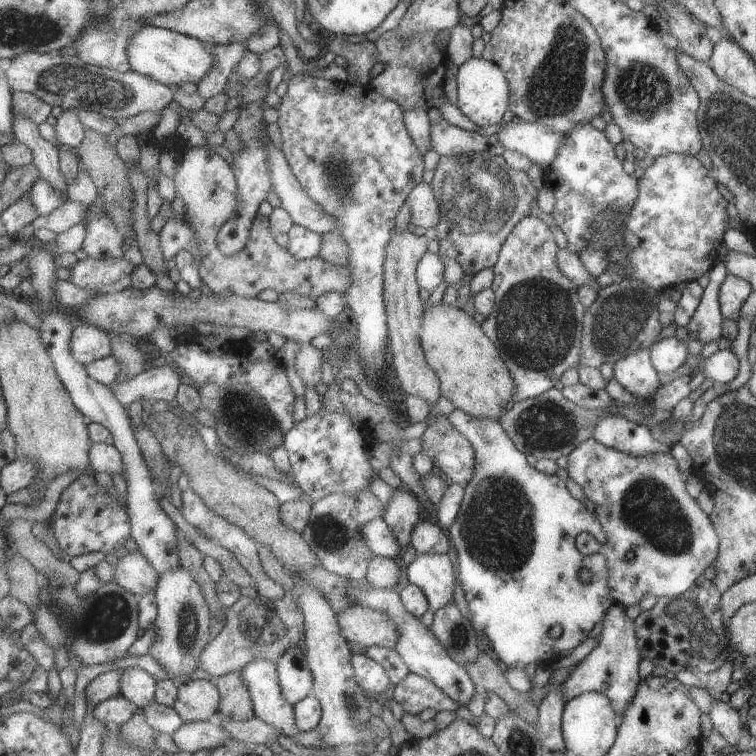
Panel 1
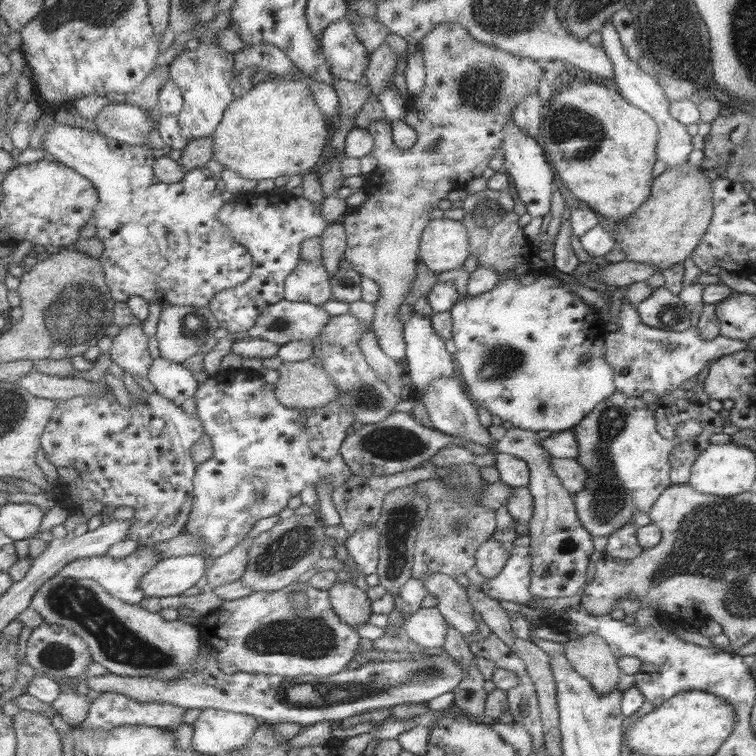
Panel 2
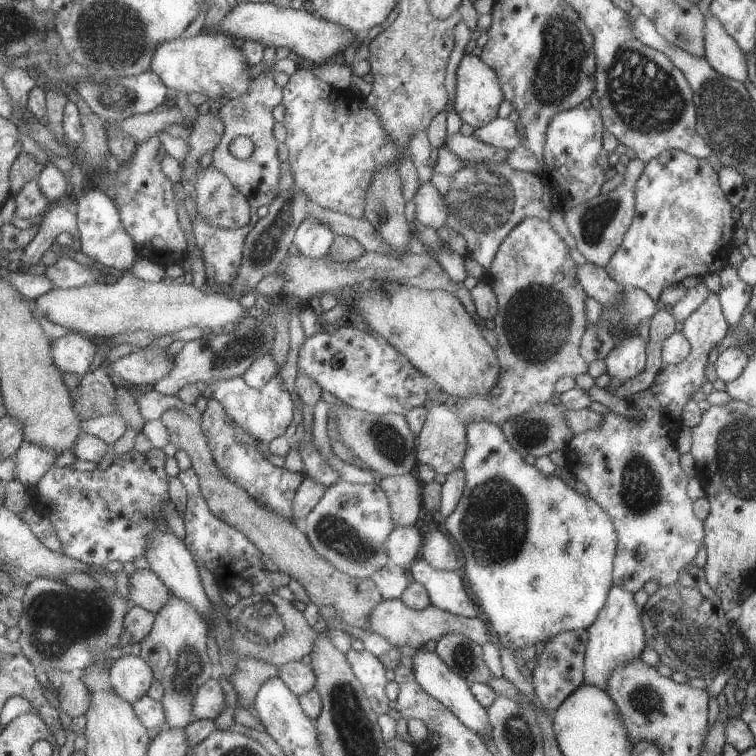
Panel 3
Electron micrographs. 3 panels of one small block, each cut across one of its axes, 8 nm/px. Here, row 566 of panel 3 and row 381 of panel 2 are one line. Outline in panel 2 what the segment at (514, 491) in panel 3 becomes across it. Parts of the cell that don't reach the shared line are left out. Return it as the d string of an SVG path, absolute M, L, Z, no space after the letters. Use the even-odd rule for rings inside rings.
M521 270L513 274L501 276L501 278L496 282L496 285L493 286L493 288L490 288L487 292L476 294L475 296L471 296L467 294L460 296L451 305L451 308L449 308L448 313L450 314L450 317L452 320L452 340L456 348L453 358L455 358L455 360L457 361L457 366L459 366L459 376L463 378L463 384L465 384L465 390L467 394L469 394L469 398L471 398L471 400L475 402L475 405L477 407L486 408L488 412L491 414L491 416L492 415L498 416L501 421L506 420L507 422L510 422L513 427L519 427L522 429L527 429L535 432L537 432L537 430L549 430L551 433L558 433L561 431L572 429L586 414L589 414L589 411L598 402L601 402L601 400L605 400L609 395L612 395L613 392L616 391L616 388L612 383L611 367L606 363L606 360L604 359L604 348L605 348L604 337L606 336L607 332L604 330L604 326L603 326L604 322L601 319L601 316L599 316L599 310L593 308L591 305L585 304L585 302L583 302L583 300L579 298L579 296L575 295L575 293L573 293L567 287L567 285L564 285L563 282L561 282L551 273L543 272L541 270L538 270L535 272L527 272L527 271ZM583 354L588 354L591 357L589 357L589 359L587 359L586 362L583 362L583 360L581 360L581 356L583 356Z

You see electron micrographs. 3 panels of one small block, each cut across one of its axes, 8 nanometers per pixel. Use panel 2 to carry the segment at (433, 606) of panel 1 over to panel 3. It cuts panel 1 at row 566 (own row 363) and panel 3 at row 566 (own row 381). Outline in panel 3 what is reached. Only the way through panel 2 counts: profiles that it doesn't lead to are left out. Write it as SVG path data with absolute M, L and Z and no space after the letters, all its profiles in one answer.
M417 559L409 568L413 580L420 582L427 591L430 604L441 610L465 618L475 618L479 608L469 600L461 578L450 570L437 570L425 559Z

